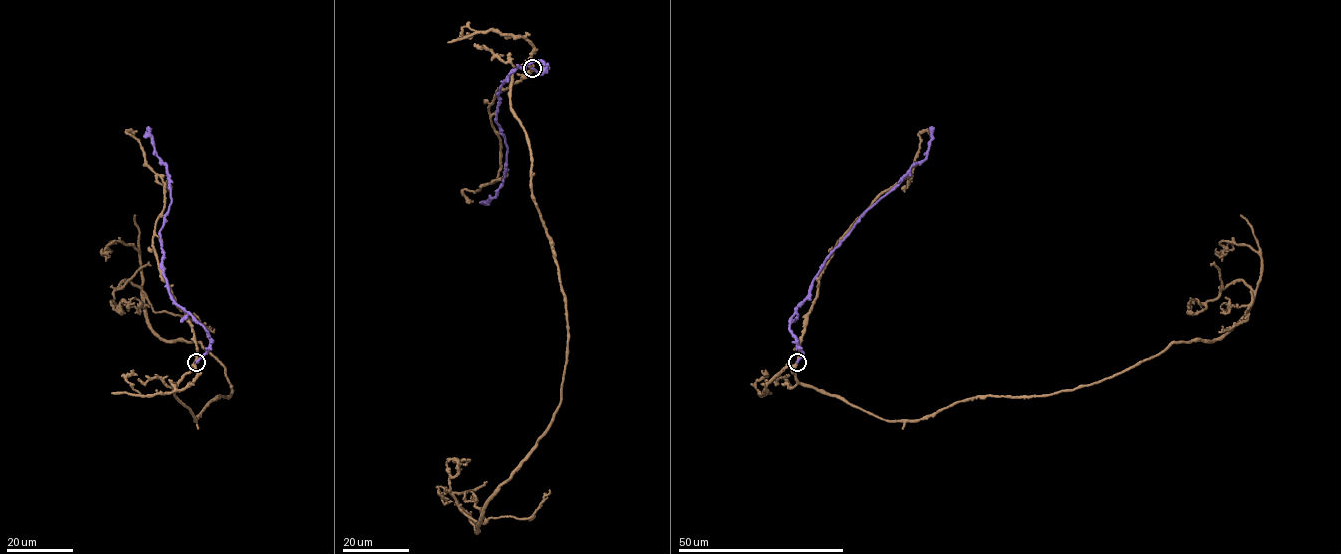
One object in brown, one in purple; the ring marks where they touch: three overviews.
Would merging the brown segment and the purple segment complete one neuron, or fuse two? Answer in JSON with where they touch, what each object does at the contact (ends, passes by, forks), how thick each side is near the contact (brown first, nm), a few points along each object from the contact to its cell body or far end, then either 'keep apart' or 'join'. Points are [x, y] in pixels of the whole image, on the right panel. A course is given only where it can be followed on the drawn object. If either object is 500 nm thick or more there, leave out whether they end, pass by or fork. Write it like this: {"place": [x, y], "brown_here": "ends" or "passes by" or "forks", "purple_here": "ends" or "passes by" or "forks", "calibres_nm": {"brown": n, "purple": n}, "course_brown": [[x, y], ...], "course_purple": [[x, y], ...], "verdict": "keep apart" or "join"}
{"place": [797, 362], "brown_here": "passes by", "purple_here": "ends", "calibres_nm": {"brown": 300, "purple": 360}, "course_brown": [[797, 361], [800, 383], [890, 421], [1074, 390], [1172, 343], [1219, 340], [1259, 279], [1261, 257], [1230, 243]], "course_purple": [[797, 361], [802, 352], [789, 320], [805, 299], [820, 266], [855, 222], [926, 158], [931, 126]], "verdict": "keep apart"}

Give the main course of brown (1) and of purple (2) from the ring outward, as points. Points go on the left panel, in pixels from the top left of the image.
1: (196, 361), (174, 386), (195, 421), (231, 394), (225, 369), (152, 329), (139, 252), (106, 249), (117, 243)
2: (196, 361), (209, 345), (209, 335), (169, 293), (160, 229), (171, 187), (147, 126)

